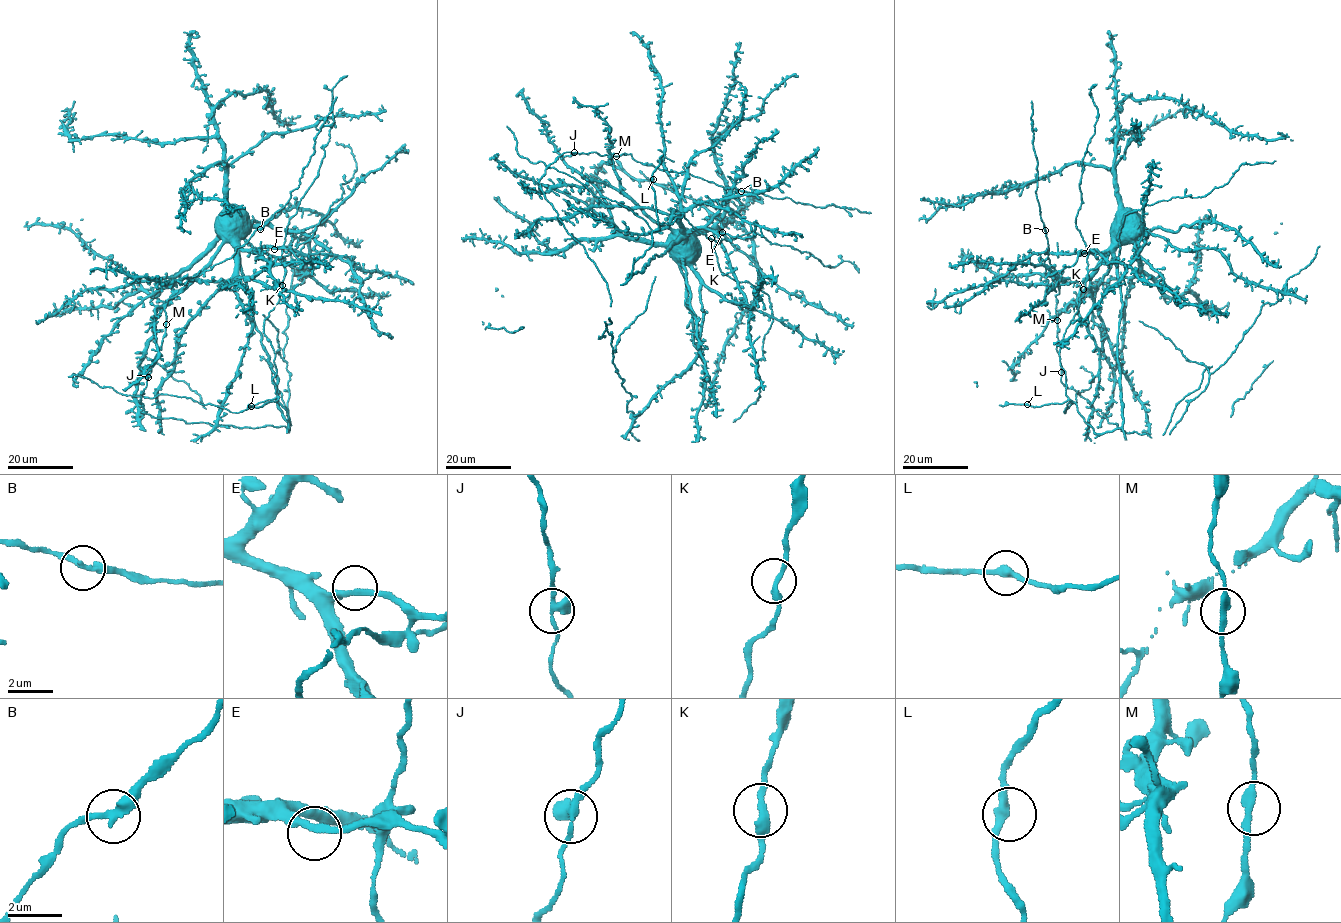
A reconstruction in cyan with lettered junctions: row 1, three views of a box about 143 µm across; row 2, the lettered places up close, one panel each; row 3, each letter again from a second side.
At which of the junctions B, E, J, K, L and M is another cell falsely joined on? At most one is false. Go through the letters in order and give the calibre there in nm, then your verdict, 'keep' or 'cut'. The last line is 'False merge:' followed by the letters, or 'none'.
B: 280 nm | keep
E: 220 nm | keep
J: 360 nm | keep
K: 280 nm | keep
L: 300 nm | keep
M: 280 nm | keep
False merge: none

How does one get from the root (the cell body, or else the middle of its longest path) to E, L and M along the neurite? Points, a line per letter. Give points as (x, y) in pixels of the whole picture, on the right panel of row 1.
E: (1129, 215), (1120, 218), (1120, 235), (1113, 244), (1102, 252), (1084, 253)
L: (1129, 215), (1120, 218), (1113, 244), (1082, 252), (1087, 279), (1059, 353), (1067, 399), (1027, 404)
M: (1129, 215), (1120, 218), (1120, 233), (1095, 270), (1070, 282), (1055, 276), (1059, 274), (1057, 320)

